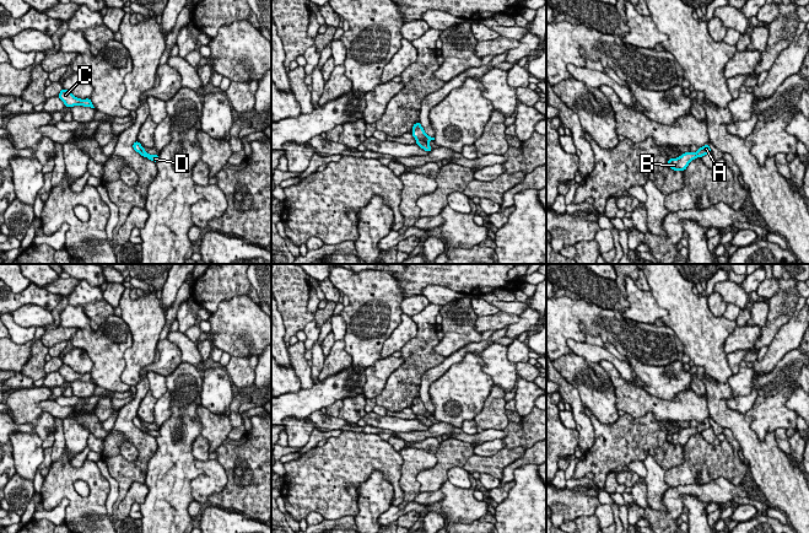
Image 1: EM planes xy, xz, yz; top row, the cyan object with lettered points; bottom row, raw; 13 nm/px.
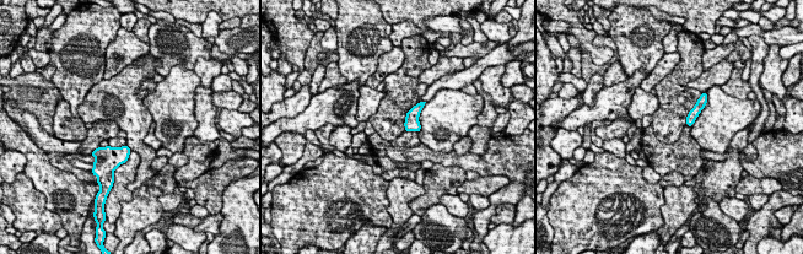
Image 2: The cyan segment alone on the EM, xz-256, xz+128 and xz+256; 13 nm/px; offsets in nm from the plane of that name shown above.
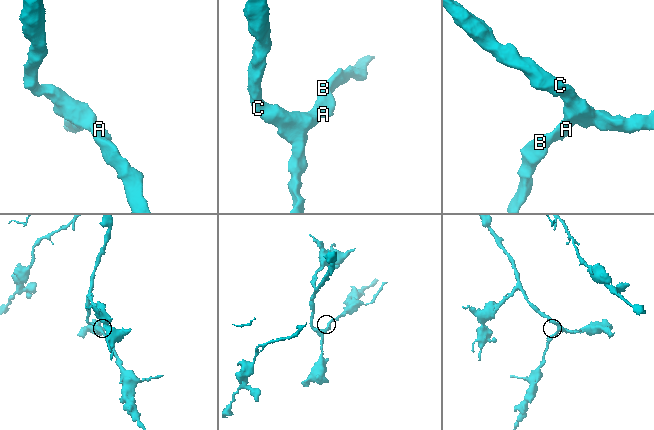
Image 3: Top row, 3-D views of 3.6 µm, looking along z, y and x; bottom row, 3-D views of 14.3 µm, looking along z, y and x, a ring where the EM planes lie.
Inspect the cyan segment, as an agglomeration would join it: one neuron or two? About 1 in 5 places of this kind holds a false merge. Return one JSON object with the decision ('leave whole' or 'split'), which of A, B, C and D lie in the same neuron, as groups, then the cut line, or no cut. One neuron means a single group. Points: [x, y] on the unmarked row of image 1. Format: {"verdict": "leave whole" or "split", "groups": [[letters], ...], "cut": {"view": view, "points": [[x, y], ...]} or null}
{"verdict": "leave whole", "groups": [["A", "B", "C", "D"]], "cut": null}

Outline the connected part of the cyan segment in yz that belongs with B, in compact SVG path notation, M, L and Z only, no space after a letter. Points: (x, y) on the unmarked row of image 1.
M710 419L700 422L697 427L685 427L680 432L668 435L668 442L674 446L685 446L689 438L696 432L702 432L711 427Z

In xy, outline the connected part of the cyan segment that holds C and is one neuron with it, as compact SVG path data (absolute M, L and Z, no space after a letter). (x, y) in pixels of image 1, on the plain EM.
M63 364L58 372L64 377L65 382L74 382L74 381L83 381L83 382L91 382L95 383L91 373L81 375L75 372L70 366Z

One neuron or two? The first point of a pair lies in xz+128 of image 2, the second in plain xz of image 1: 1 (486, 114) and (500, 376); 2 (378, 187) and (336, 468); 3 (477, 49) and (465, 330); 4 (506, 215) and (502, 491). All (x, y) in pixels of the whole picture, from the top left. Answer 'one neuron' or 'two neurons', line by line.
1: two neurons
2: one neuron
3: two neurons
4: one neuron

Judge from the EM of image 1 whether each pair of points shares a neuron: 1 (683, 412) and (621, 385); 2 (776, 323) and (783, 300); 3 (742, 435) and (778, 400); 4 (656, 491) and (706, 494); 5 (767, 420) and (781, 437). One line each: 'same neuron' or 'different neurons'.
1: same neuron
2: same neuron
3: different neurons
4: different neurons
5: different neurons

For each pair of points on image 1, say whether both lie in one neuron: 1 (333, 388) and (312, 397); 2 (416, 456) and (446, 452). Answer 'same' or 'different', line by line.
1: same
2: different

